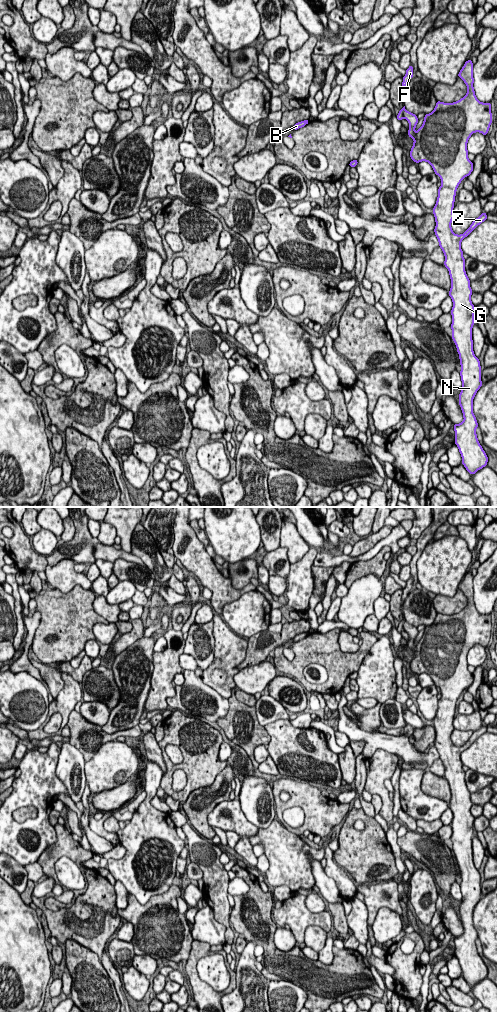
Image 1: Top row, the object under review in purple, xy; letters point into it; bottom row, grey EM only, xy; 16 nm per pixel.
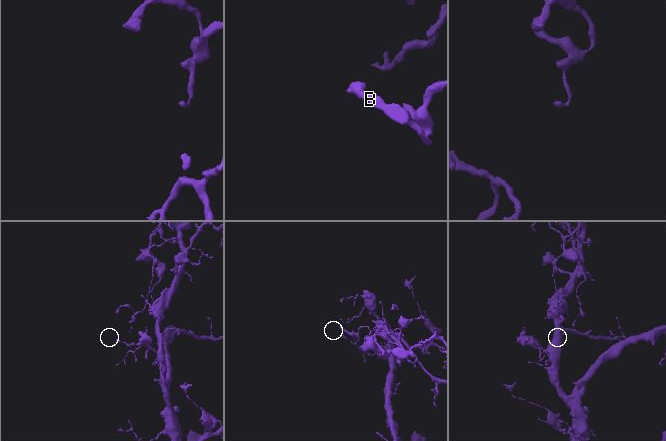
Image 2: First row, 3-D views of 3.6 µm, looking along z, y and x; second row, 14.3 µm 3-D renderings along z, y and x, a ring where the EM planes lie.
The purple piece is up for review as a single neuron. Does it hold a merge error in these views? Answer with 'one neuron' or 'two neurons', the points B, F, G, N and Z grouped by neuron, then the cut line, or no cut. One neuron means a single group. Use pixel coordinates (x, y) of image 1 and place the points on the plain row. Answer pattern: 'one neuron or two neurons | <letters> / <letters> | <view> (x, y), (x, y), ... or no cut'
two neurons | B F / G N Z | xy (405, 622), (402, 628)

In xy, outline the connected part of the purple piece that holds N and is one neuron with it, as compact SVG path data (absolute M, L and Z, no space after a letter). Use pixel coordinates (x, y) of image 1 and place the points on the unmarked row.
M472 572L466 573L458 586L467 597L467 606L453 615L437 613L434 622L425 627L417 644L417 627L407 622L403 625L410 637L408 648L414 652L410 663L411 671L416 675L428 674L435 686L440 688L442 695L433 720L436 734L434 744L445 767L444 777L451 791L449 808L453 813L453 833L450 839L462 879L459 917L464 932L460 936L454 936L455 956L461 966L462 976L470 986L487 978L488 969L478 953L478 935L473 925L473 911L482 898L481 878L473 863L475 818L471 814L473 803L465 783L465 771L460 756L478 737L487 732L487 727L483 724L461 747L453 744L451 734L454 730L456 702L474 679L473 674L468 671L468 652L475 644L487 647L492 635L491 615L482 615L475 607L473 578Z

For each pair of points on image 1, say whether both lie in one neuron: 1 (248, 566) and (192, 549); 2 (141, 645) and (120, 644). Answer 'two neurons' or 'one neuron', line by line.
1: two neurons
2: two neurons

